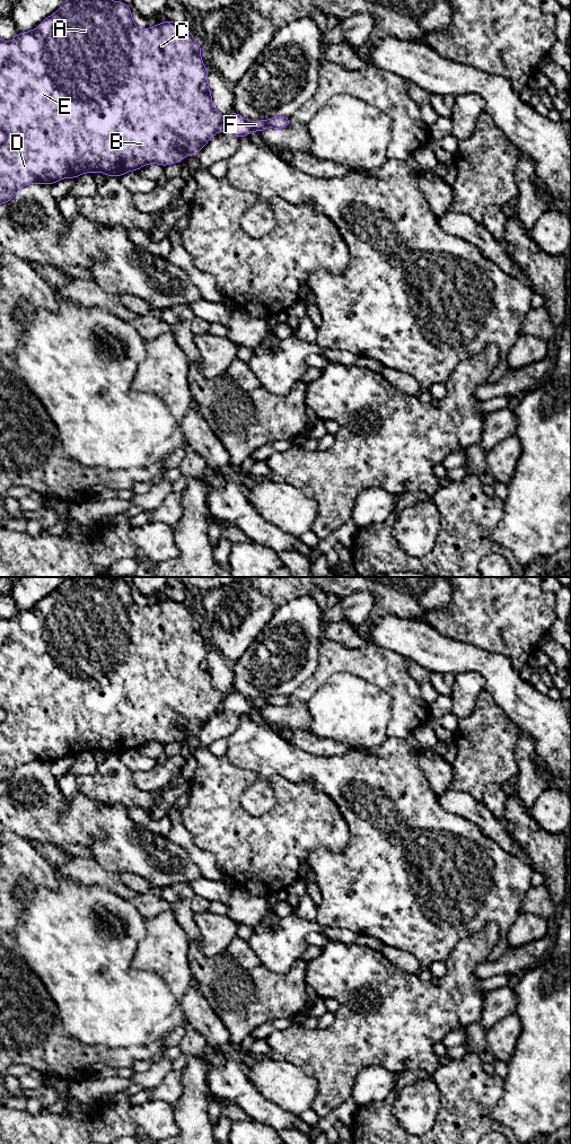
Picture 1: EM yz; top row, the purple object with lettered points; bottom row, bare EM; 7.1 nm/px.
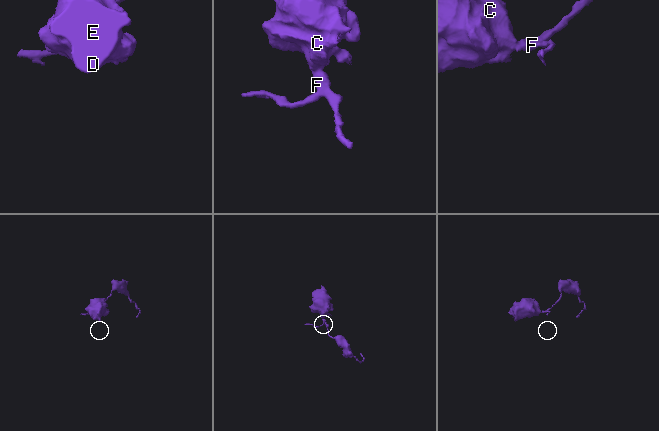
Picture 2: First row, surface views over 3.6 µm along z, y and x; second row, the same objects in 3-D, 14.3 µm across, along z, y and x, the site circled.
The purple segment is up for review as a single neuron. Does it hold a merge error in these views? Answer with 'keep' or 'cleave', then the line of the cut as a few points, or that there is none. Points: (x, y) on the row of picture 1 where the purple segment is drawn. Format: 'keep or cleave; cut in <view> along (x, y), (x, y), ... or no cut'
cleave; cut in yz along (223, 120), (220, 129)

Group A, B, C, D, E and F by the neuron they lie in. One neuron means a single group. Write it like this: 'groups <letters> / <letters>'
groups A B C D E / F

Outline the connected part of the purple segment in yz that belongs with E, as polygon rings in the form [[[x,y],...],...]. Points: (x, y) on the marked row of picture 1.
[[[69,0],[63,1],[60,9],[56,10],[49,18],[44,19],[39,26],[27,33],[18,33],[17,36],[6,42],[0,40],[0,131],[6,134],[6,140],[0,143],[0,204],[3,202],[12,201],[14,194],[23,186],[32,183],[53,184],[65,177],[77,178],[82,173],[102,172],[107,176],[122,176],[130,171],[138,171],[147,164],[160,164],[167,166],[173,163],[179,163],[185,156],[197,154],[201,148],[207,145],[211,137],[221,130],[223,115],[220,114],[212,105],[212,97],[208,86],[208,70],[205,69],[202,58],[200,55],[201,45],[193,38],[191,32],[188,32],[183,24],[176,24],[173,21],[165,21],[157,24],[153,27],[147,29],[139,29],[134,24],[130,6],[111,0]]]

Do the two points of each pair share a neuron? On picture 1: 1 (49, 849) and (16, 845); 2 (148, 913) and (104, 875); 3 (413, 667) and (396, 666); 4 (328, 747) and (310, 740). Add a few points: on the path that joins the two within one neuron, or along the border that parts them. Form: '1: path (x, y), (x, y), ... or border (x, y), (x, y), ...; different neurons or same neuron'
1: border (29, 841), (52, 867); different neurons
2: path (138, 901), (115, 884); same neuron
3: border (405, 660), (407, 672), (416, 681), (420, 691); different neurons
4: path (324, 747), (315, 744); same neuron

